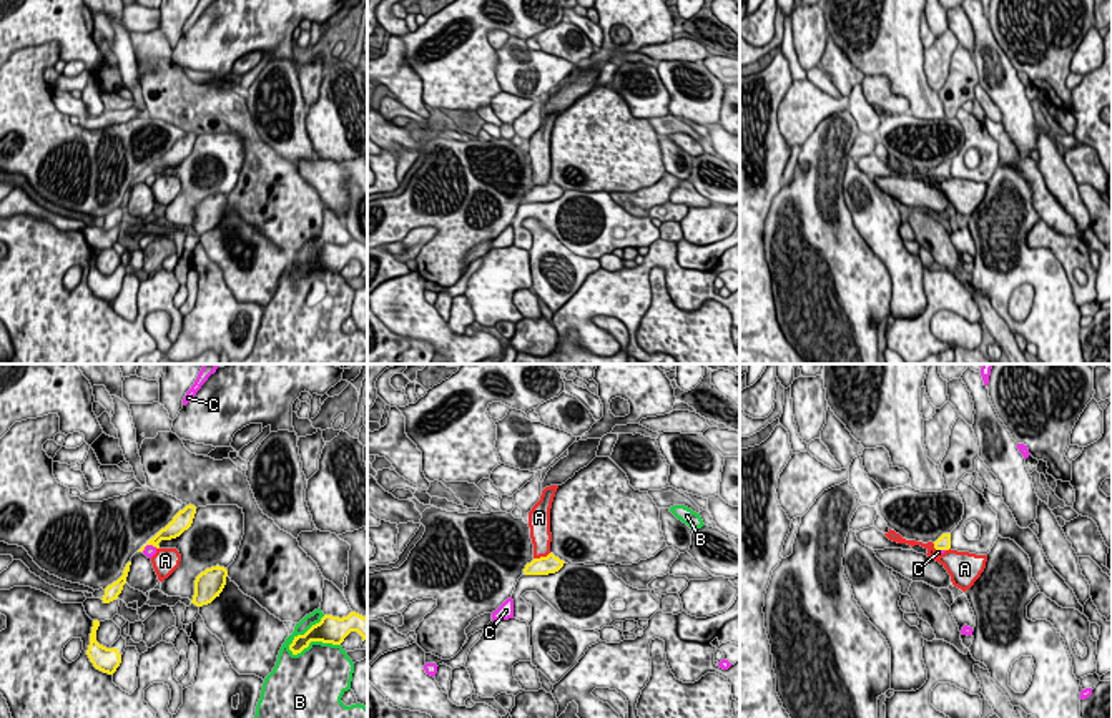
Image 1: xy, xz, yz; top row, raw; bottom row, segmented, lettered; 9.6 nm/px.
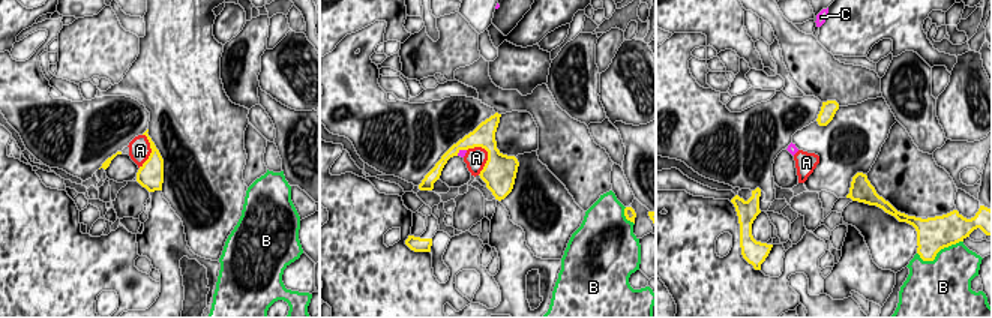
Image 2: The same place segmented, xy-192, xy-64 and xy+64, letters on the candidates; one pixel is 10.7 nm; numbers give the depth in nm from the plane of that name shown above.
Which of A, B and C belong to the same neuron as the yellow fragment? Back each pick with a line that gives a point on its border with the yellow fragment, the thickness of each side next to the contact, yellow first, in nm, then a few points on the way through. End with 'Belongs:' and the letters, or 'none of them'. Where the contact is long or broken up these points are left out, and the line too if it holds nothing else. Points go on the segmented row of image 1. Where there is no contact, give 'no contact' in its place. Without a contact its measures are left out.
Belongs: none of them

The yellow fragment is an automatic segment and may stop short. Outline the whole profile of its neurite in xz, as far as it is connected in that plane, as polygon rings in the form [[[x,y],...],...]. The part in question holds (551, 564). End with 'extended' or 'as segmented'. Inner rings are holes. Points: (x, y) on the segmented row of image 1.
[[[549,553],[547,557],[534,558],[530,563],[525,565],[525,575],[549,575],[555,573],[563,567],[563,560]]] | as segmented

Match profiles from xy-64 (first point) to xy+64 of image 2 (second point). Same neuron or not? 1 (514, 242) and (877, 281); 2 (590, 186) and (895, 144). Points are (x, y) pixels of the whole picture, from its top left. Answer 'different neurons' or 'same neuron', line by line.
1: same neuron
2: same neuron

